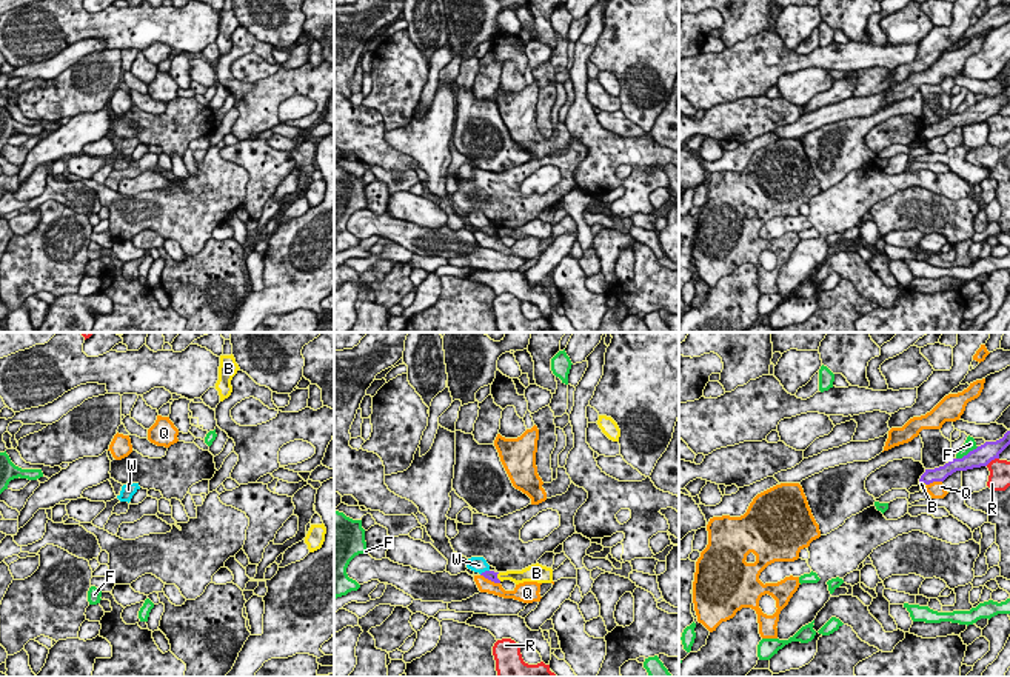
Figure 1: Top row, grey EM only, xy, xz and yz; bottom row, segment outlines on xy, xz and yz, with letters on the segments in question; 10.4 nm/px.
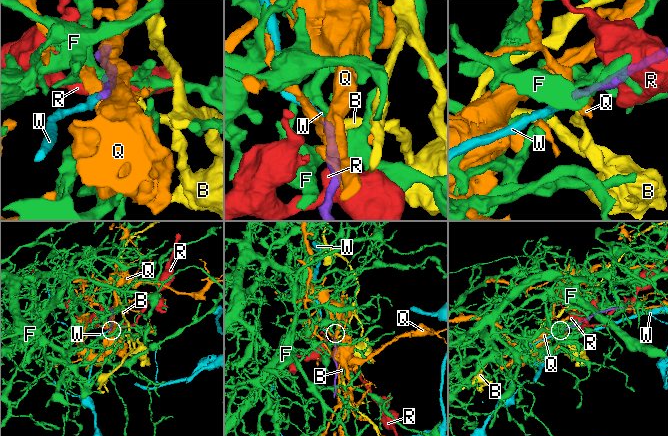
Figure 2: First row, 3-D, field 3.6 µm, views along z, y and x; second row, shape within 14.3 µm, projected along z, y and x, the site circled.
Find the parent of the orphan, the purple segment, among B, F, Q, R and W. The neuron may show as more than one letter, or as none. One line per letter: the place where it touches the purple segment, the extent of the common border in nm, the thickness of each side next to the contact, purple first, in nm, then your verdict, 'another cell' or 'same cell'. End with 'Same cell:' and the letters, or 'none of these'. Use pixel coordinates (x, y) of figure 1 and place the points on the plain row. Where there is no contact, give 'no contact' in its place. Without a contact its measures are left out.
B: meets purple in xz at (496, 233); contact 100 nm long; 100 nm thick on the purple side, 130 nm on the other; another cell
F: meets purple in yz at (969, 108); contact 280 nm long; 200 nm thick on the purple side, 120 nm on the other; another cell
Q: meets purple in xz at (490, 234); contact 240 nm long; 100 nm thick on the purple side, 140 nm on the other; another cell
R: meets purple in yz at (992, 114); contact 170 nm long; 200 nm thick on the purple side, 220 nm on the other; another cell
W: meets purple in xz at (485, 226); contact 110 nm long; 100 nm thick on the purple side, 160 nm on the other; same cell
Same cell: W

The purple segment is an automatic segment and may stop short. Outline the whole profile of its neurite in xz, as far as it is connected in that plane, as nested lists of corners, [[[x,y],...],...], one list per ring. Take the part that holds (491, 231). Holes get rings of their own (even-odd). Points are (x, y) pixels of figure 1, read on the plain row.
[[[471,212],[467,217],[467,223],[479,228],[480,231],[483,231],[485,234],[494,237],[494,238],[500,238],[500,235],[497,234],[499,228],[494,228],[490,225],[490,220],[487,218],[487,215],[483,212]]]

